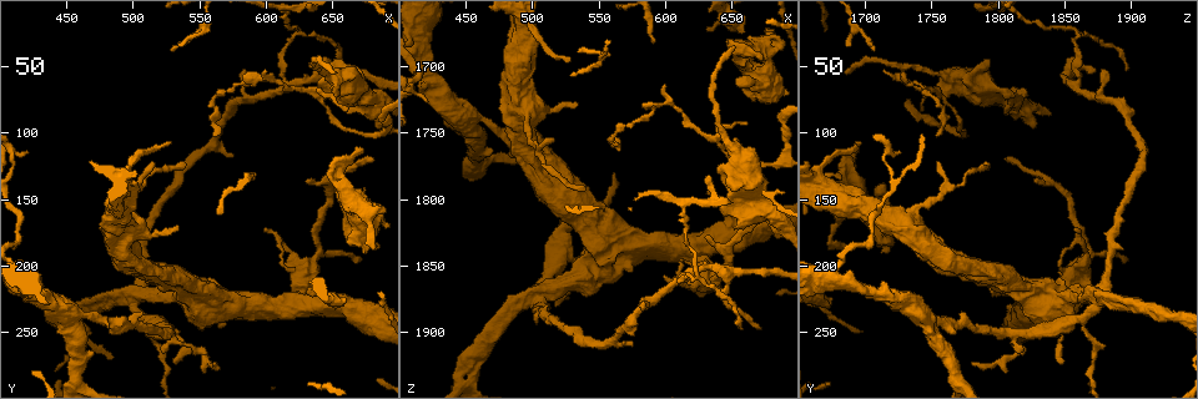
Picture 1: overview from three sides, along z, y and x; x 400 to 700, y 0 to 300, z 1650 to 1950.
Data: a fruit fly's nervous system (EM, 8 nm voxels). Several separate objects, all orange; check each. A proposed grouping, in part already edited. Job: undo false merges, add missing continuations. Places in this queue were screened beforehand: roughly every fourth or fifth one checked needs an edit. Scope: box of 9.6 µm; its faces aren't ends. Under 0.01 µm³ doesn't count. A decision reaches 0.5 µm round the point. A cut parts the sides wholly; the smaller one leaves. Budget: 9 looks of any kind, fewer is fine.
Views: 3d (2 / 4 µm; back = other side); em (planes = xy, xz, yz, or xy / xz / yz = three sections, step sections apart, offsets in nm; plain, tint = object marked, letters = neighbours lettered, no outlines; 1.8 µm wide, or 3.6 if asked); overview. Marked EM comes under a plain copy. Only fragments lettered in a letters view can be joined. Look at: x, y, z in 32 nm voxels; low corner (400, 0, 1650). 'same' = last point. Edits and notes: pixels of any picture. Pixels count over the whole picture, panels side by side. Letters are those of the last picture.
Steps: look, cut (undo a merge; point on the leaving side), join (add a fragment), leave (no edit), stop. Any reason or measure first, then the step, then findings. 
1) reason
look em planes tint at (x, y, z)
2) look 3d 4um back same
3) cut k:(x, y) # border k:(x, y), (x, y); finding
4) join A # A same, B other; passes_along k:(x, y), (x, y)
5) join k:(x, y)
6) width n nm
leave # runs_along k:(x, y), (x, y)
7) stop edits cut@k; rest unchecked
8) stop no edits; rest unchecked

tapers out
look em planes letters at (630, 134, 1830)

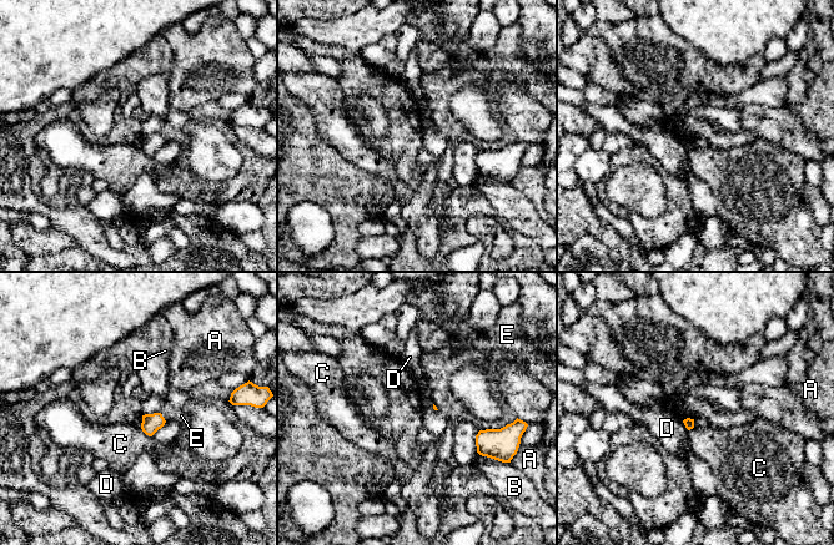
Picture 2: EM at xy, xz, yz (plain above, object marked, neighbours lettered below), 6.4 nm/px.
leave # A other, B other, C other, D other, E other; no lettered fragment goes on from it

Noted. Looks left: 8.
stops while still wide
look 3d 4um at (648, 72, 1820)

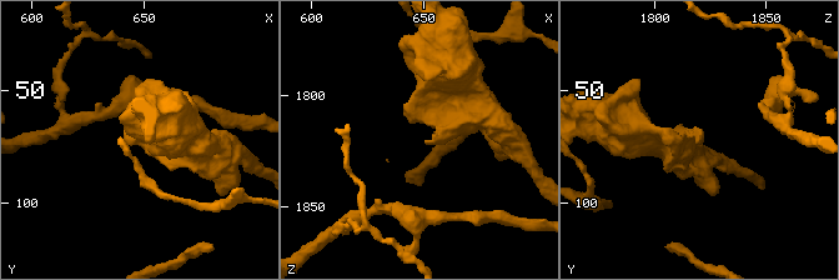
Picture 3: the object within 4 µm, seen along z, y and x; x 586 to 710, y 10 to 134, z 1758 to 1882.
need the tissue
look em yz step 4 letters at (651, 70, 1819)

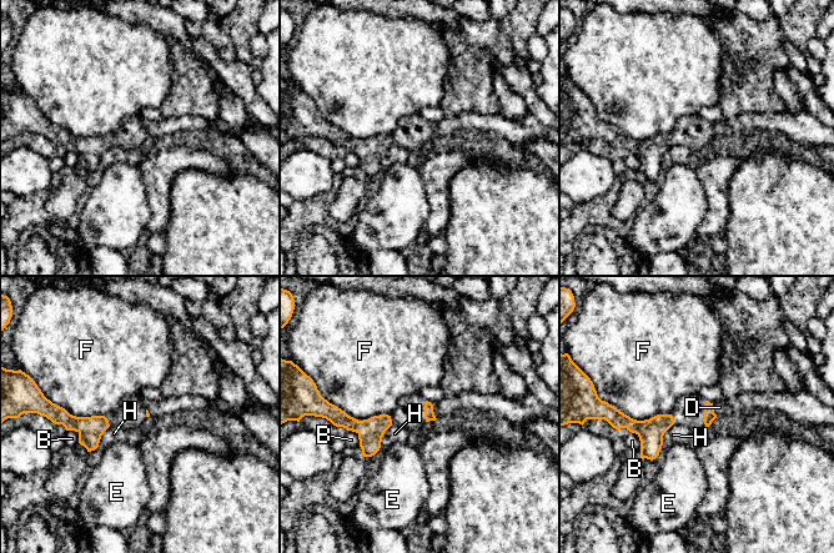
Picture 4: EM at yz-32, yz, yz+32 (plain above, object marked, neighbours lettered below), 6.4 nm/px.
cut it another way
look em planes letters same

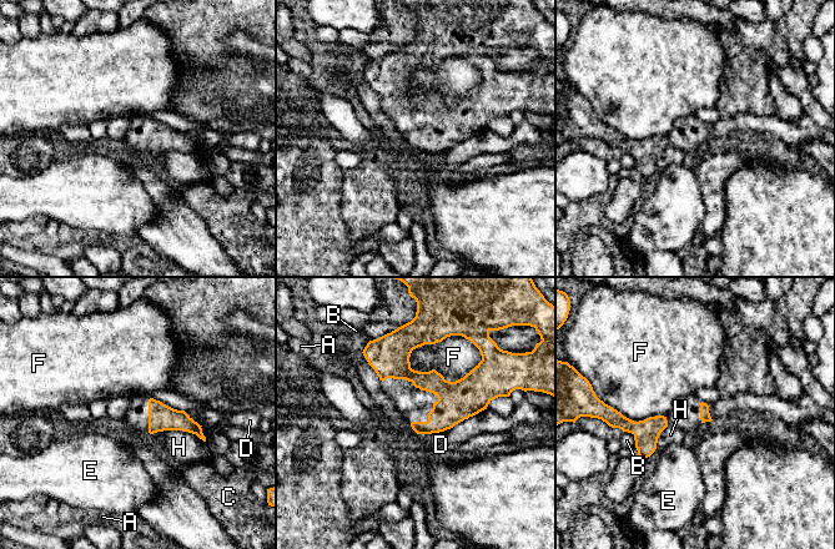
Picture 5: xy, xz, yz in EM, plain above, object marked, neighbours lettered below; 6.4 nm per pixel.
leave # A other, B other, C other, D other, E other, F other, H other; border 5:(486, 408), (449, 428), (428, 434); no lettered fragment goes on from it

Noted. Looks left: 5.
end of a long branch
look 3d 2um at (560, 100, 1754)

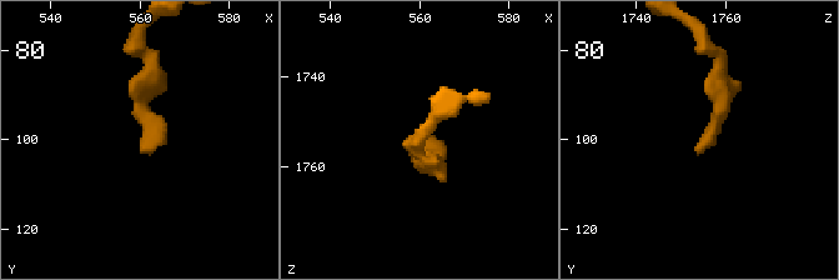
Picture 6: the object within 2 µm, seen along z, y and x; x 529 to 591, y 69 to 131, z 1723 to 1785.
look em planes letters at (560, 102, 1754)

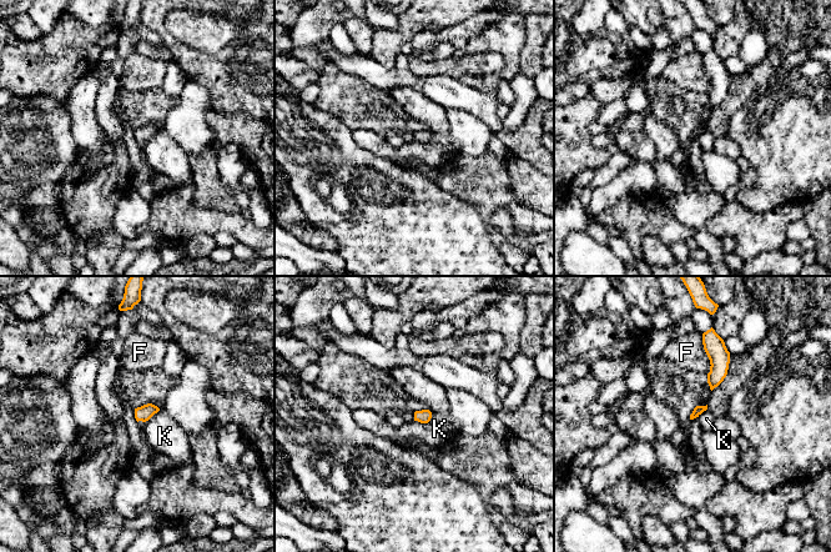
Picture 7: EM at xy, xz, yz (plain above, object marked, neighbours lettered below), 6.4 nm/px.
leave # F other, K other; border 7:(432, 412), (427, 422), (414, 421); none of them fits

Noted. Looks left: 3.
four-way junction
look em planes letters at (504, 222, 1874)

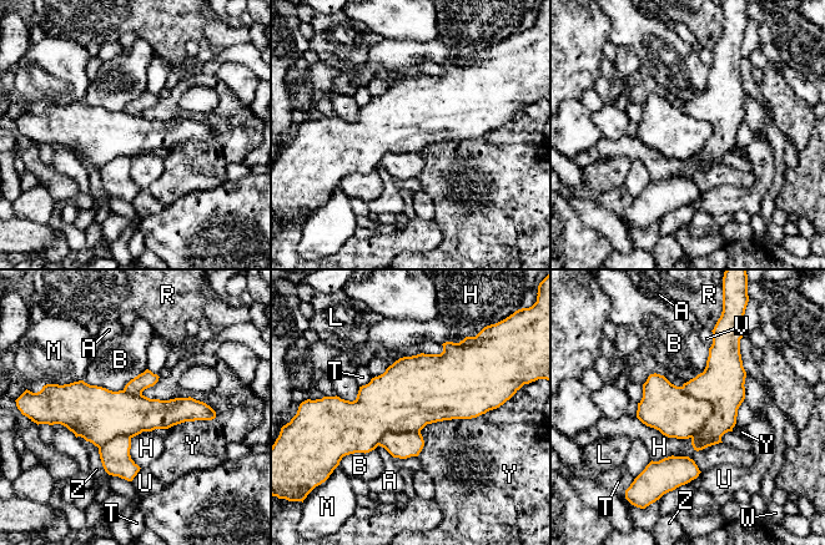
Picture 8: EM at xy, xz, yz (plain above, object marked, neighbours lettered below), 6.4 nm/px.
width 380 nm; longest_contact H 600 nm
cut 8:(722, 383) # A other, B other, H other, L other, M other, R other, T other, U other, V other, W other, Y other, Z other; two cells meet here

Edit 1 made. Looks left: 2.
stop edits cut@8; rest unchecked

